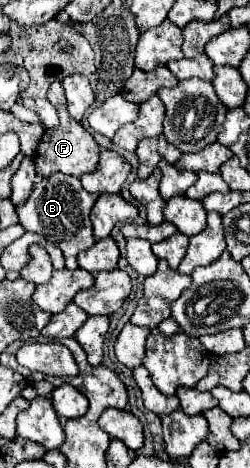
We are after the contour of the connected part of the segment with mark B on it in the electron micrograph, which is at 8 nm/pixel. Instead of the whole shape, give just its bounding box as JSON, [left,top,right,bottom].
[16,174,100,270]

